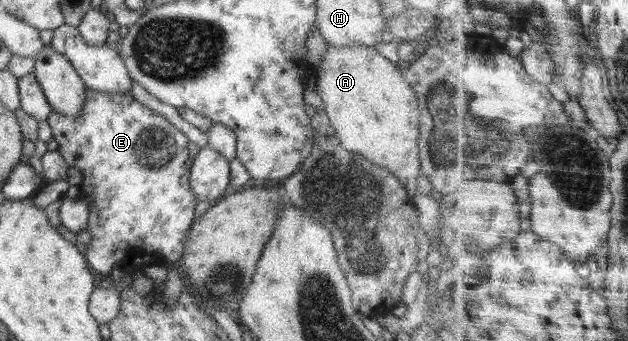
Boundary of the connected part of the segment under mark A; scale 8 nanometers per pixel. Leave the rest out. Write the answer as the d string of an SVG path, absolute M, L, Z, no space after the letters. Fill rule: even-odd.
M328 45L327 51L315 69L316 92L325 102L325 113L337 134L341 146L349 152L361 153L366 160L389 169L406 188L410 197L421 188L417 177L422 175L419 159L419 127L420 107L414 89L402 76L402 65L394 64L379 53L375 47L365 45L347 45L333 47Z

